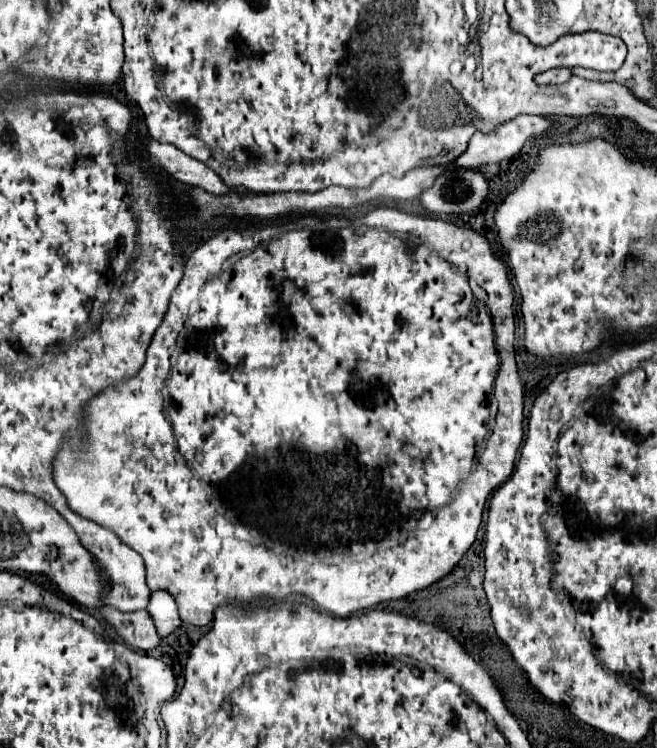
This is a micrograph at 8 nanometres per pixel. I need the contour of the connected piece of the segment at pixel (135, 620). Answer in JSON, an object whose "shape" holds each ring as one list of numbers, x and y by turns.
{"shape":[[103,607,101,613,117,629,117,633,129,647,149,651,161,643,161,637,155,631,155,623,151,615,147,615,147,611,123,613,115,607]]}

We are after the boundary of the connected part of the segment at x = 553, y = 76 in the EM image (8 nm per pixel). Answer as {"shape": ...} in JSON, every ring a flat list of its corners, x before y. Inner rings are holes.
{"shape":[[551,69,551,71,545,71,545,73,539,73,535,77,535,83,539,85,563,85,567,83,567,79,571,79,575,73,573,69]]}

